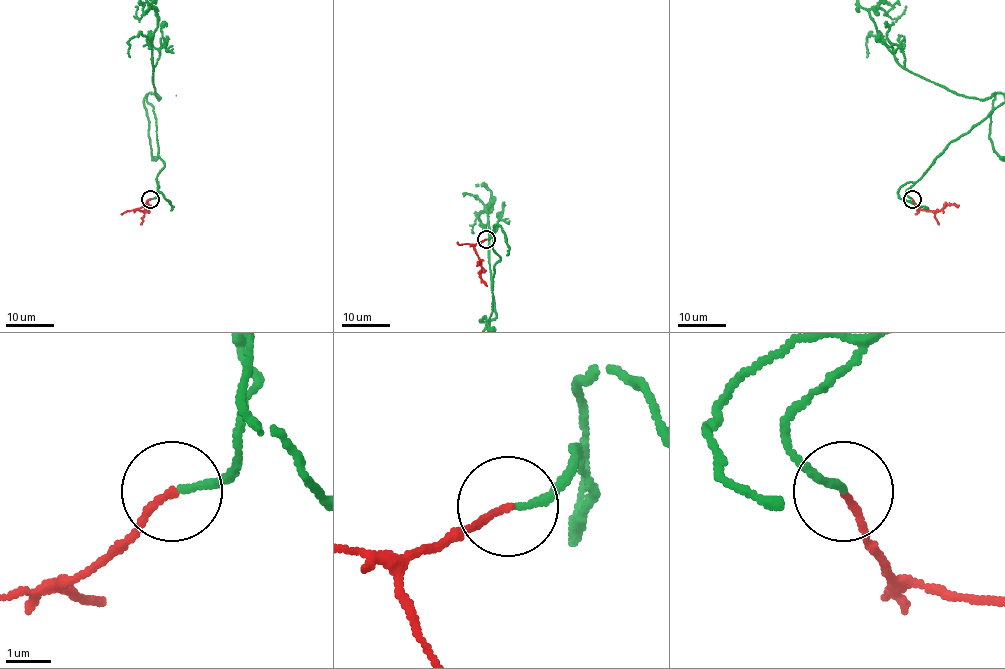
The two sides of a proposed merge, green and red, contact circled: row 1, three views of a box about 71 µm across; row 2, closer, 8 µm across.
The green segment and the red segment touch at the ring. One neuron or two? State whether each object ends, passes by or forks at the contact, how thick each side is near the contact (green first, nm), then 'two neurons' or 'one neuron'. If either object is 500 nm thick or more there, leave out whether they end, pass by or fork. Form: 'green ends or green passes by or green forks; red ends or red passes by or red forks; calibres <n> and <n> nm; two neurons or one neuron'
green ends; red ends; calibres 160 and 150 nm; one neuron

